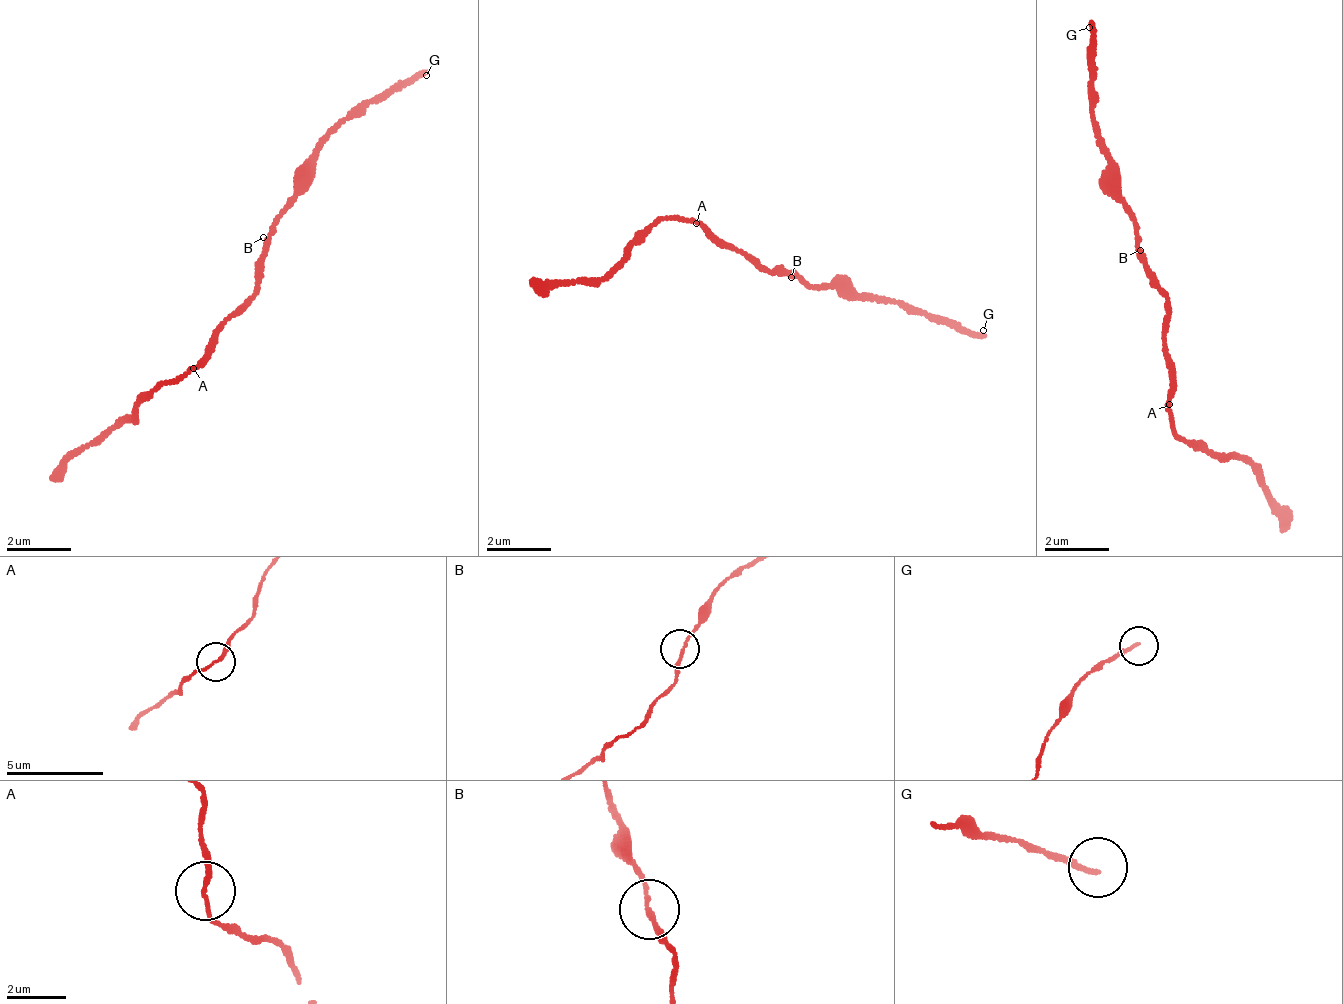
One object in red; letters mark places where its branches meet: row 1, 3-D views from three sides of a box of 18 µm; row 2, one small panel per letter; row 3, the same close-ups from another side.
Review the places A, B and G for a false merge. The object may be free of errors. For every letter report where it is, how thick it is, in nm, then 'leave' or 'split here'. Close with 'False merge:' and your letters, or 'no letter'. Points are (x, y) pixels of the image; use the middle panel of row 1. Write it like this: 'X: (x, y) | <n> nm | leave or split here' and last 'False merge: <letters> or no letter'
A: (696, 223) | 140 nm | split here
B: (791, 277) | 140 nm | leave
G: (983, 330) | 190 nm | leave
False merge: A

